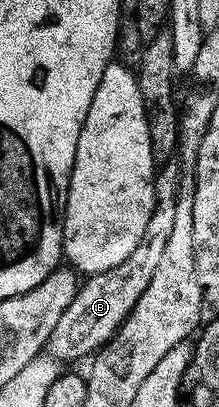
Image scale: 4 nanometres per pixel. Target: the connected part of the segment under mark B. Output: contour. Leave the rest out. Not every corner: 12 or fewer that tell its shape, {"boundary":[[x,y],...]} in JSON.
{"boundary":[[183,166],[153,179],[143,240],[82,281],[47,346],[88,359],[114,337],[151,282],[173,229]]}

